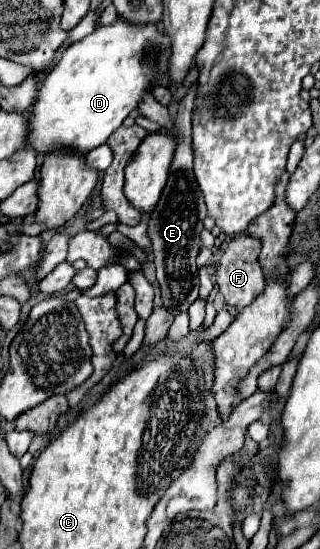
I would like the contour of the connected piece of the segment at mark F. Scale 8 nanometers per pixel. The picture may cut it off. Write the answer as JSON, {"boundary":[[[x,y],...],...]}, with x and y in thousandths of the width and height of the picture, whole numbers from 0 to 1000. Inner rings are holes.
{"boundary":[[[747,426],[709,444],[697,463],[672,477],[672,488],[678,488],[672,492],[672,521],[678,521],[678,528],[697,539],[697,550],[709,557],[759,565],[766,557],[778,557],[822,532],[828,503],[822,503],[822,492],[803,477],[809,455],[816,455],[816,437],[809,434],[778,430],[778,426]]]}

